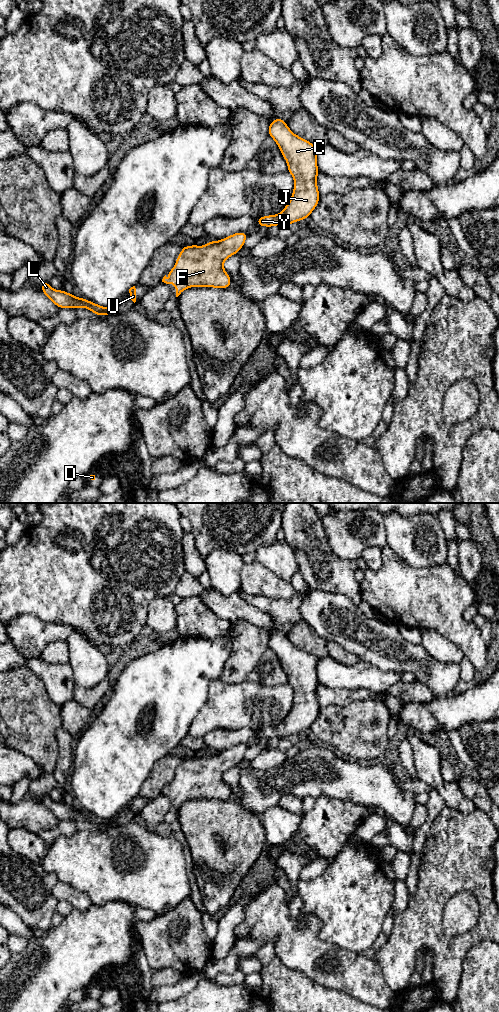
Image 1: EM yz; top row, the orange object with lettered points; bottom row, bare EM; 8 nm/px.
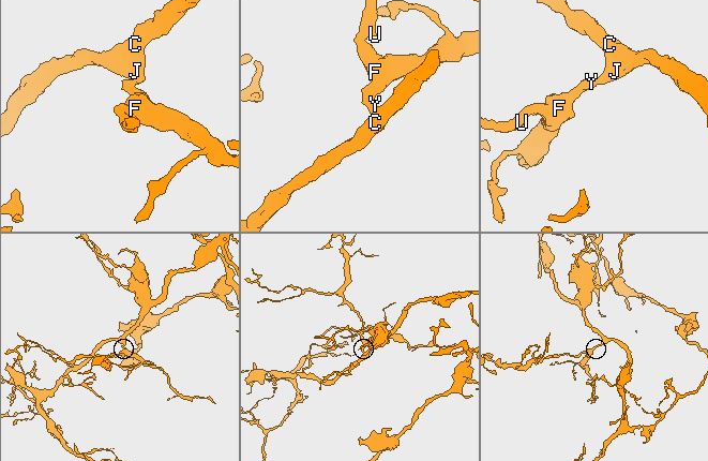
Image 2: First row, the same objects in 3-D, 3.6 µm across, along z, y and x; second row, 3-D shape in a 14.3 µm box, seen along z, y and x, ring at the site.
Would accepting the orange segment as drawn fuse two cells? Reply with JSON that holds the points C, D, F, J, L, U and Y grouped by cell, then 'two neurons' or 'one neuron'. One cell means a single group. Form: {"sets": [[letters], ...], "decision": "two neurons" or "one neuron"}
{"sets": [["C", "D", "F", "J", "L", "U", "Y"]], "decision": "one neuron"}

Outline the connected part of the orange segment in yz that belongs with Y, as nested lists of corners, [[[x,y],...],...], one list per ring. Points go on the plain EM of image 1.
[[[279,628],[269,635],[268,647],[278,657],[287,674],[288,684],[294,691],[290,713],[280,726],[262,728],[256,731],[259,739],[274,737],[289,738],[310,729],[320,711],[317,687],[317,658],[294,646]]]

